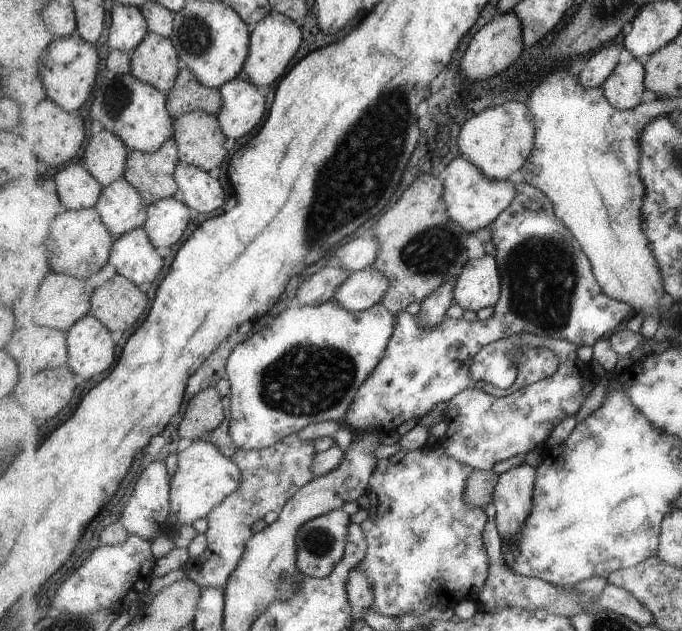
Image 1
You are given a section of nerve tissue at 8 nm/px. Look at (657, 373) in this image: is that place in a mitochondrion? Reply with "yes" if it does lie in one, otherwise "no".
no

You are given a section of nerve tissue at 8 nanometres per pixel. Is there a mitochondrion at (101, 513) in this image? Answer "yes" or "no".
no

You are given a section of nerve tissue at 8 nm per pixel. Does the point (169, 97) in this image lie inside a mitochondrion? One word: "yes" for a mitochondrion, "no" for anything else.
no

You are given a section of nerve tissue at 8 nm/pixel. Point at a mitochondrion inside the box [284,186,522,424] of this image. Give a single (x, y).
(435, 251)

